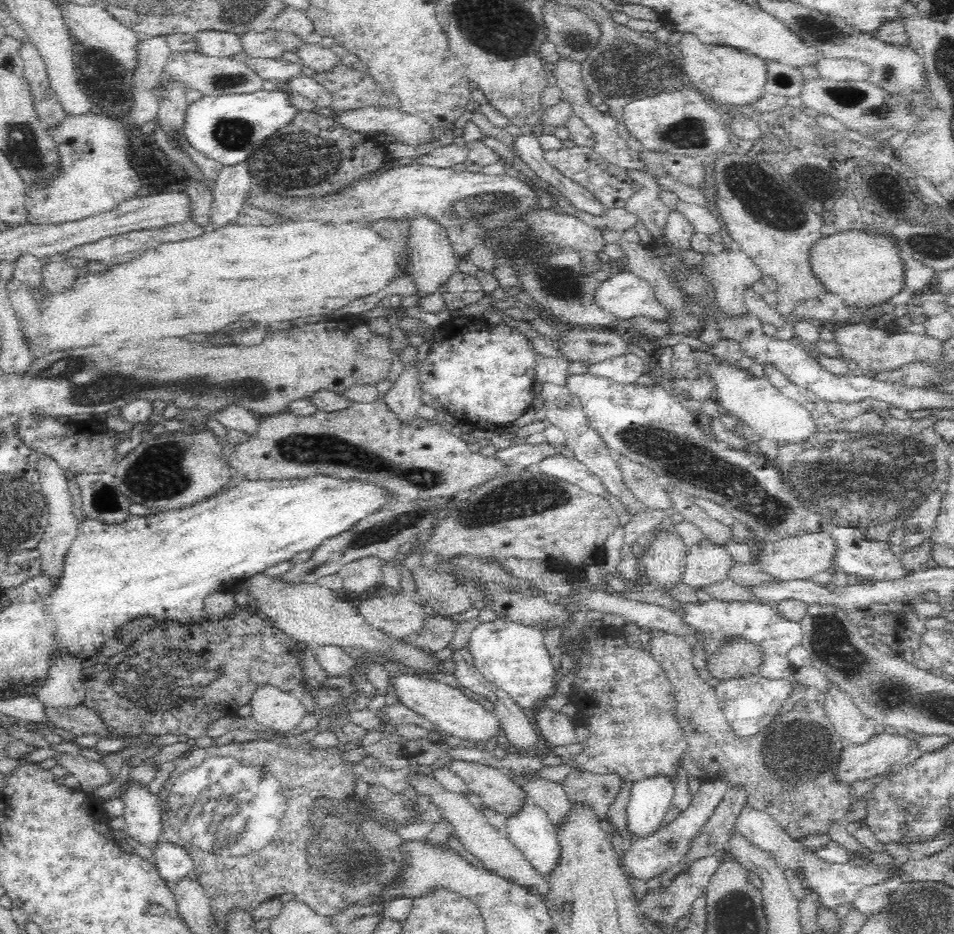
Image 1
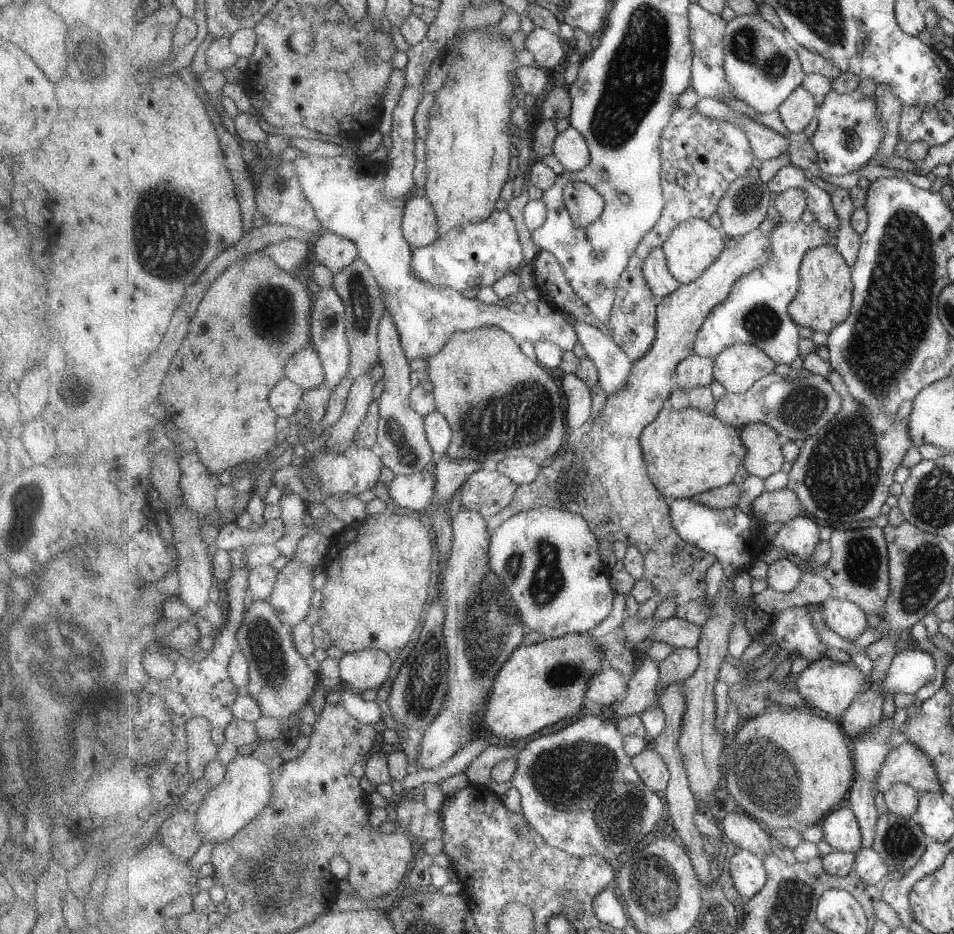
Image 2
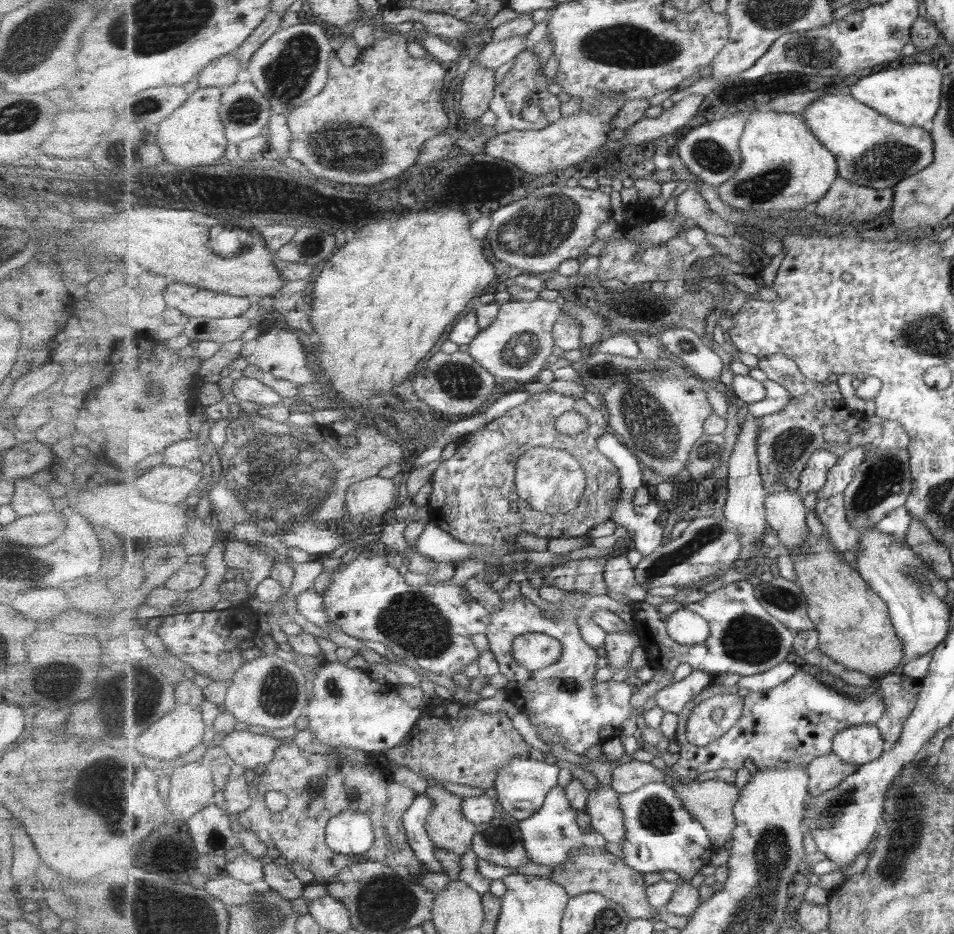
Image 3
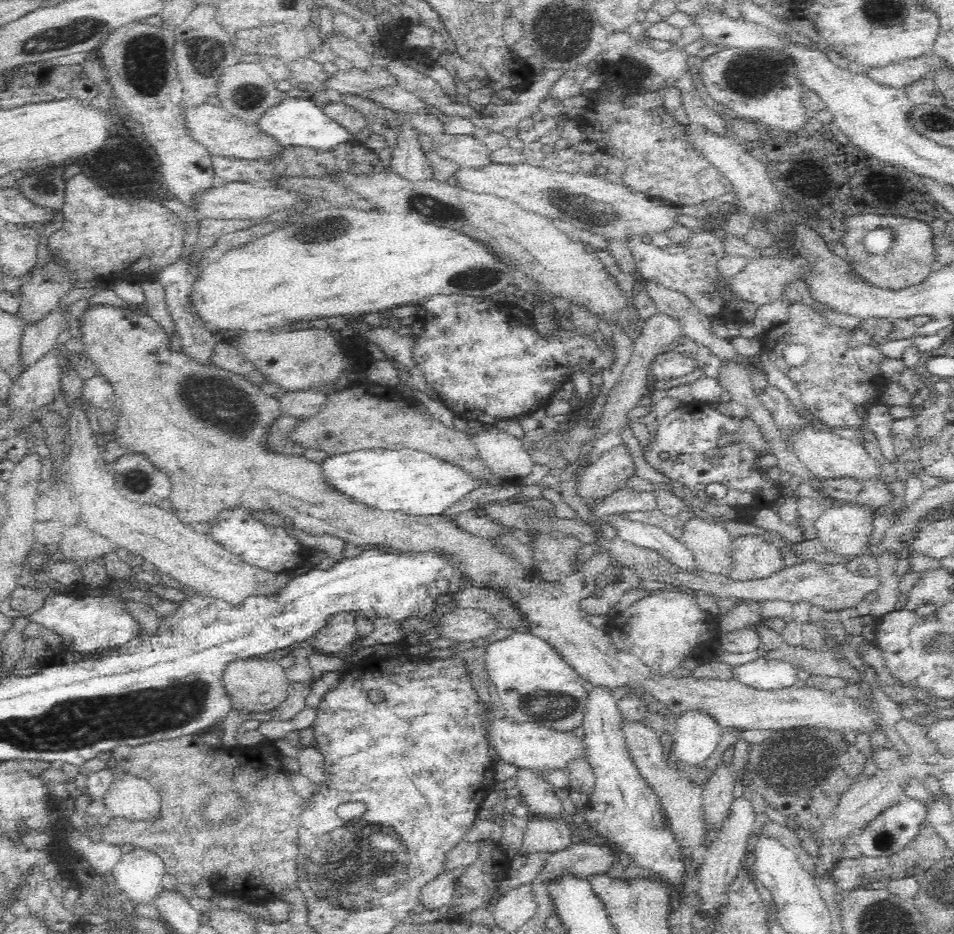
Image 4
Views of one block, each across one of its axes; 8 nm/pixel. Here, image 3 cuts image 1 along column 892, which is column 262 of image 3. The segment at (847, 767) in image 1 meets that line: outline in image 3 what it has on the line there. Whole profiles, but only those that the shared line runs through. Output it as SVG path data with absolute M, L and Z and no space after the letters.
M230 731L219 745L236 764L255 770L259 764L267 767L282 740L251 731Z

